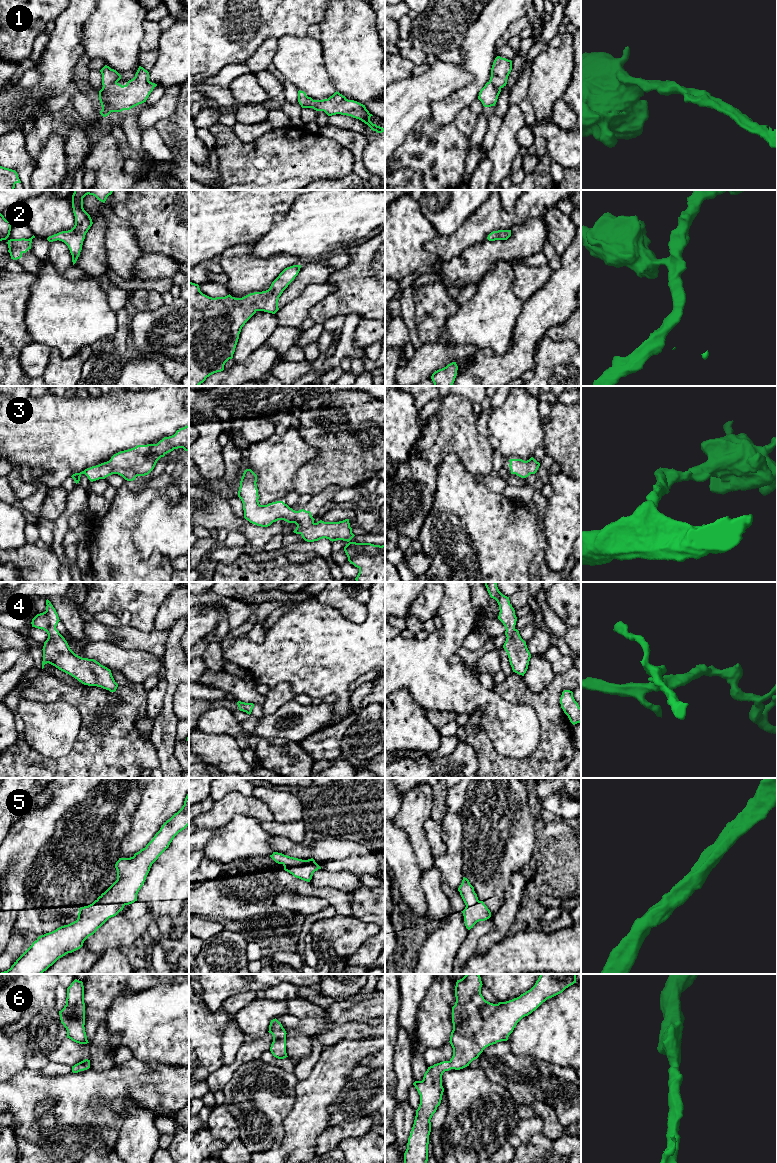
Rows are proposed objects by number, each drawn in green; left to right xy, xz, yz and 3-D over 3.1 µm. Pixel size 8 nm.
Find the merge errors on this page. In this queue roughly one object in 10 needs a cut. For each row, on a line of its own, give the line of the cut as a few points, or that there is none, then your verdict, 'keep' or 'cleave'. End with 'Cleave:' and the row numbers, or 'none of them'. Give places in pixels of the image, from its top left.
1: no cut | keep
2: no cut | keep
3: no cut | keep
4: no cut | keep
5: no cut | keep
6: no cut | keep
Cleave: none of them

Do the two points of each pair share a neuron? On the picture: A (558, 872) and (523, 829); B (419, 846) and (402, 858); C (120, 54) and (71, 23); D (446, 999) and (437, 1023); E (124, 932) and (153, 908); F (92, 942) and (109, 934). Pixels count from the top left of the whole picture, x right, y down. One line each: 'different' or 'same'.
A: different
B: different
C: different
D: same
E: different
F: same

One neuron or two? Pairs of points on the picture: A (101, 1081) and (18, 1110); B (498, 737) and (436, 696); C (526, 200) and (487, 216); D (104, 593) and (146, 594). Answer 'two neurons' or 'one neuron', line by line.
A: one neuron
B: one neuron
C: one neuron
D: one neuron

